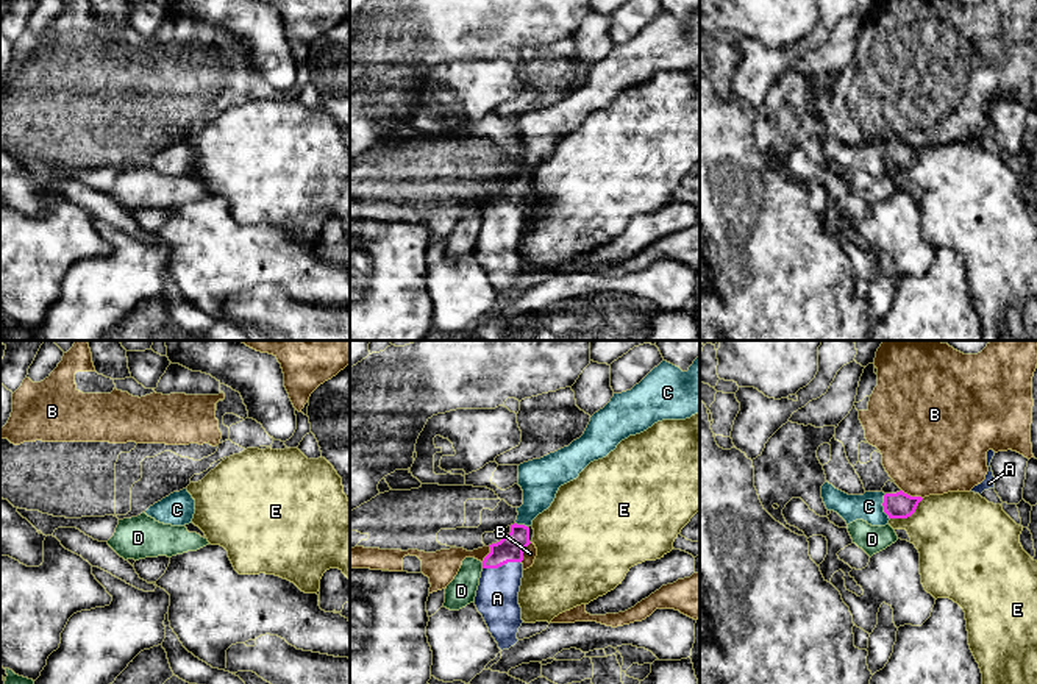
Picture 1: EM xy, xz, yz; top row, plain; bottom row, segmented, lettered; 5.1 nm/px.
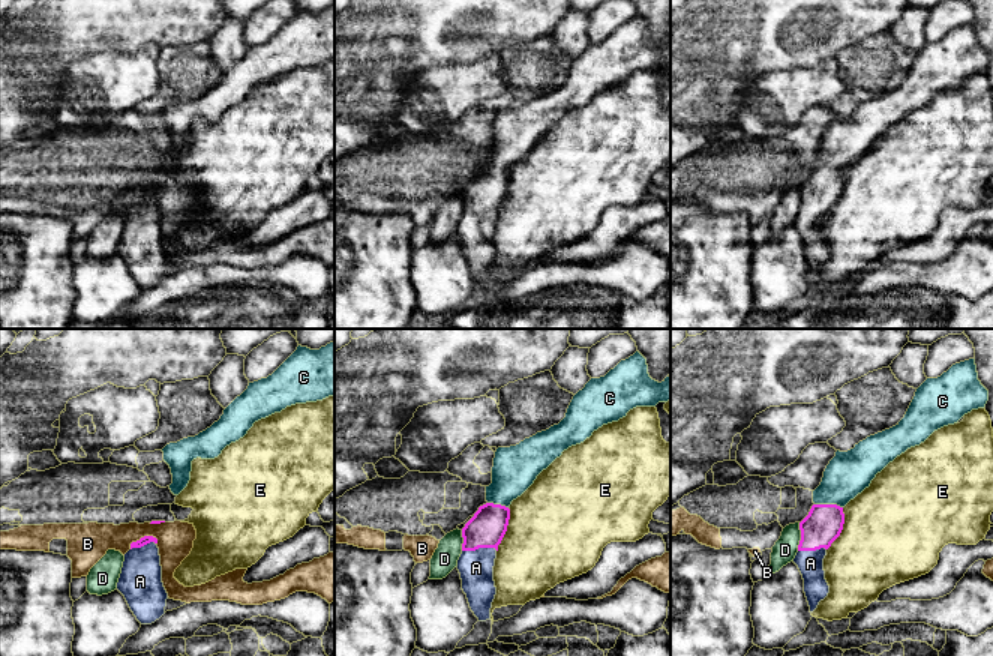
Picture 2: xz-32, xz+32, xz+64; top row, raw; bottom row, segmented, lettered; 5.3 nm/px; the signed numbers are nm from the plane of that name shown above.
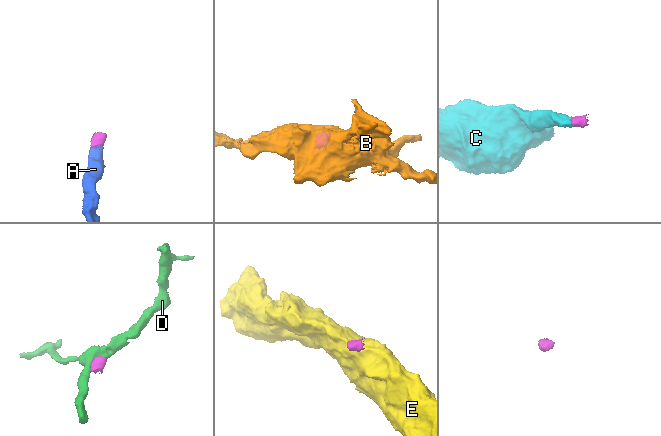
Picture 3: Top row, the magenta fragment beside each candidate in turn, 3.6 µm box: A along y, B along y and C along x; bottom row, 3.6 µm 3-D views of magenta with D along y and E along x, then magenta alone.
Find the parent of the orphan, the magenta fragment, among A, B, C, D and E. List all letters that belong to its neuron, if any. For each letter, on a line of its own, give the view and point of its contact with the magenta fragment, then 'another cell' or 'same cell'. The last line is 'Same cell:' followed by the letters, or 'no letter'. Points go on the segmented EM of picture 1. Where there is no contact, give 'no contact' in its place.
A: meets magenta in xz at (502, 564); same cell
B: meets magenta in yz at (912, 497); another cell
C: meets magenta in yz at (884, 506); same cell
D: meets magenta in xz at (483, 566); another cell
E: meets magenta in yz at (908, 516); another cell
Same cell: A, C

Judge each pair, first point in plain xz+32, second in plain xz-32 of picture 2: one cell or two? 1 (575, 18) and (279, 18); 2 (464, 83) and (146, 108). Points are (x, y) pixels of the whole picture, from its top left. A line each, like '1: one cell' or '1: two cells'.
1: two cells
2: two cells

